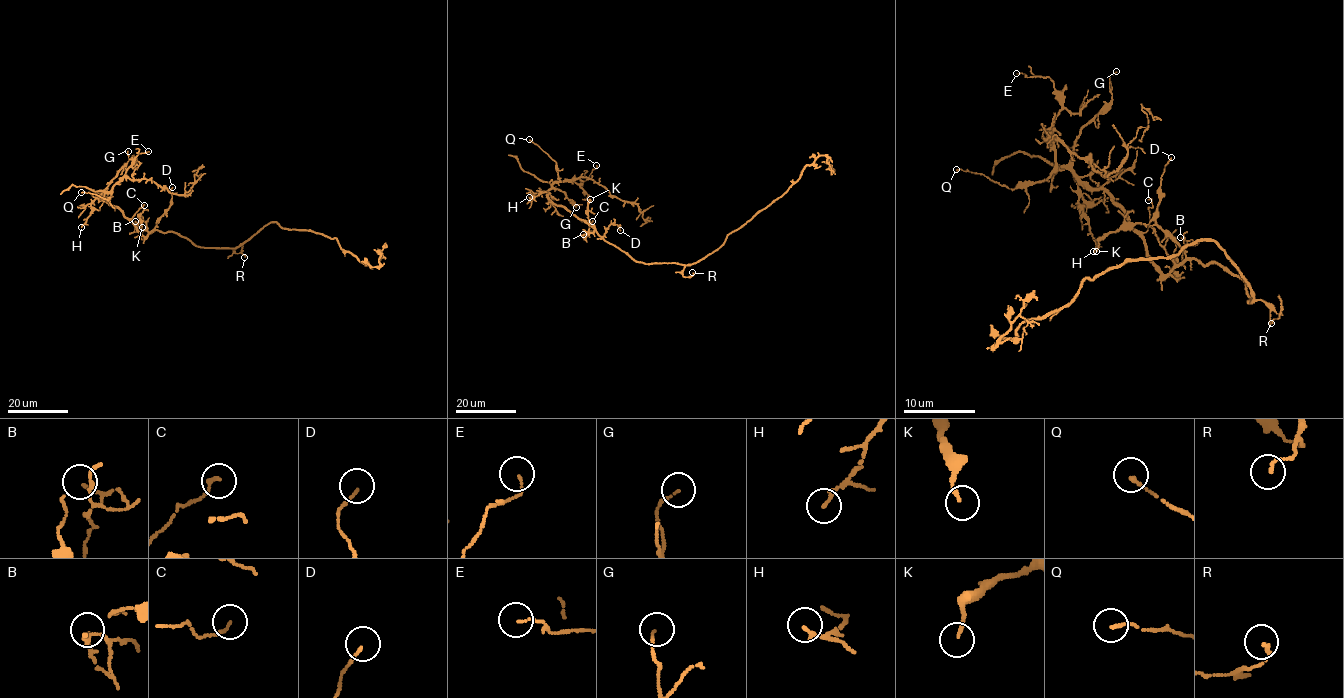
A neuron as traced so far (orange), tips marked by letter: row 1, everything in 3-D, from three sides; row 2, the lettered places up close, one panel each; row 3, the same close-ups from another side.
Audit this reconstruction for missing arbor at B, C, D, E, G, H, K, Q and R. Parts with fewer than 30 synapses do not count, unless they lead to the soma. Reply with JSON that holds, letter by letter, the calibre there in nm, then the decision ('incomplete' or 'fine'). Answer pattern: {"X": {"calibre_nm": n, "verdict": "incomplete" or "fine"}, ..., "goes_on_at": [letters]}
{"B": {"calibre_nm": 120, "verdict": "fine"}, "C": {"calibre_nm": 140, "verdict": "fine"}, "D": {"calibre_nm": 100, "verdict": "fine"}, "E": {"calibre_nm": 80, "verdict": "fine"}, "G": {"calibre_nm": 100, "verdict": "fine"}, "H": {"calibre_nm": 180, "verdict": "fine"}, "K": {"calibre_nm": 130, "verdict": "fine"}, "Q": {"calibre_nm": 130, "verdict": "fine"}, "R": {"calibre_nm": 130, "verdict": "fine"}, "goes_on_at": []}

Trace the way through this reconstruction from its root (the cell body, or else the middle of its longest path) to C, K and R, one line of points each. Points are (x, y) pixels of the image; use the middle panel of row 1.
C: (633, 260), (578, 218), (589, 223), (592, 221)
K: (633, 260), (595, 231), (588, 218), (590, 199)
R: (633, 260), (644, 263), (677, 263), (684, 266), (683, 276), (691, 276), (692, 272)

